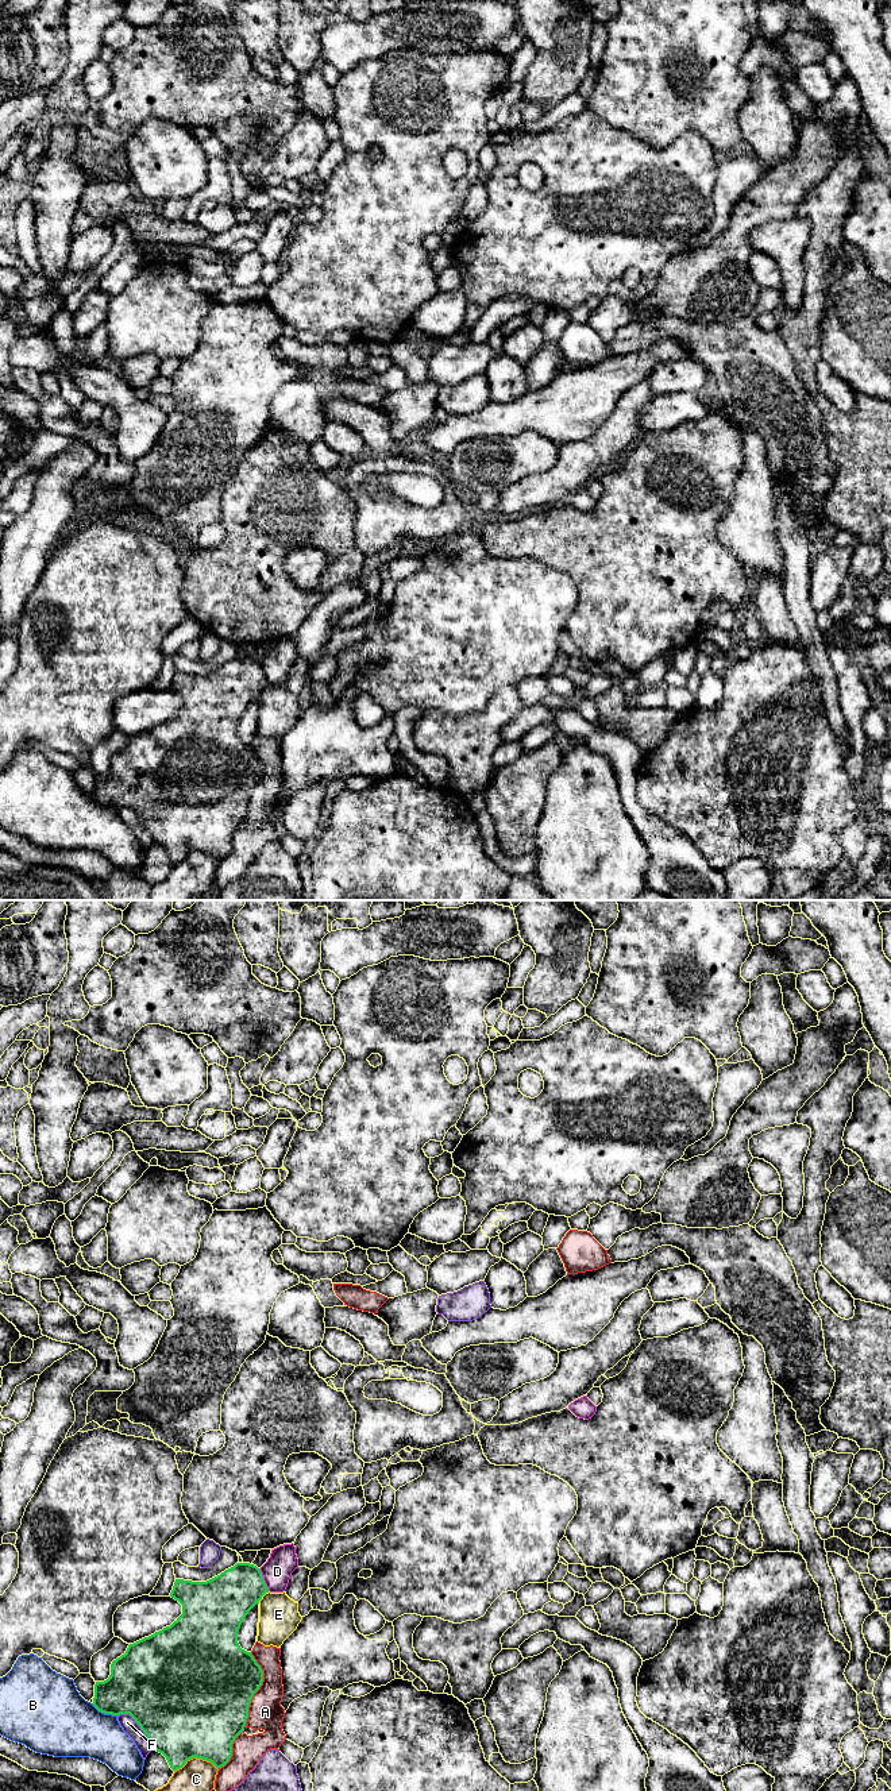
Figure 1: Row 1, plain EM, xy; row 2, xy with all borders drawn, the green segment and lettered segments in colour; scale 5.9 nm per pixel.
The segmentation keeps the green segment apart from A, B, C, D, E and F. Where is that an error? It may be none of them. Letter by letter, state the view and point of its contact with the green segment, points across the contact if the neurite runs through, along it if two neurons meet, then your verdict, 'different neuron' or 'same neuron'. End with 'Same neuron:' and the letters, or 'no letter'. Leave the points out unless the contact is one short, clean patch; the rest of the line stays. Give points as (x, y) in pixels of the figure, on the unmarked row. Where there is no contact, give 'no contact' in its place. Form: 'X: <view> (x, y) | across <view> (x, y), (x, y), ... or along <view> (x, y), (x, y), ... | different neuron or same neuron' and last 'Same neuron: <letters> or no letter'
A: xy (258, 782) | different neuron
B: xy (104, 806) | along xy (92, 796), (99, 803), (116, 809) | different neuron
C: xy (196, 849) | different neuron
D: xy (262, 672) | along xy (258, 662), (269, 683) | different neuron
E: xy (262, 689) | different neuron
F: xy (139, 818) | different neuron
Same neuron: no letter

